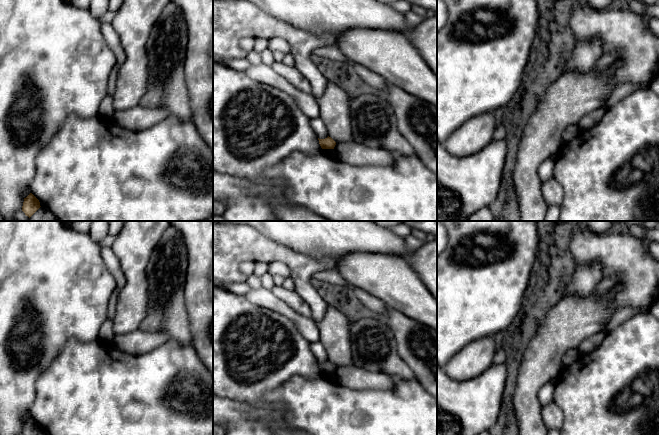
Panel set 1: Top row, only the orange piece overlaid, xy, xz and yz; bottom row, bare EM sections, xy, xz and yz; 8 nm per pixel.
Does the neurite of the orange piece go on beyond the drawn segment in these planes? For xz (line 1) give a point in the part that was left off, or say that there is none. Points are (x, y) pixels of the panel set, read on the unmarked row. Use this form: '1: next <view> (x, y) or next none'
1: next none

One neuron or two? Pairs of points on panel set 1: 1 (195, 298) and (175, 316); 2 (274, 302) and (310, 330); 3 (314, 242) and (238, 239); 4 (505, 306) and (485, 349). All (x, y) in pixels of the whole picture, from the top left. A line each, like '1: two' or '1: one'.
1: two
2: one
3: two
4: two

